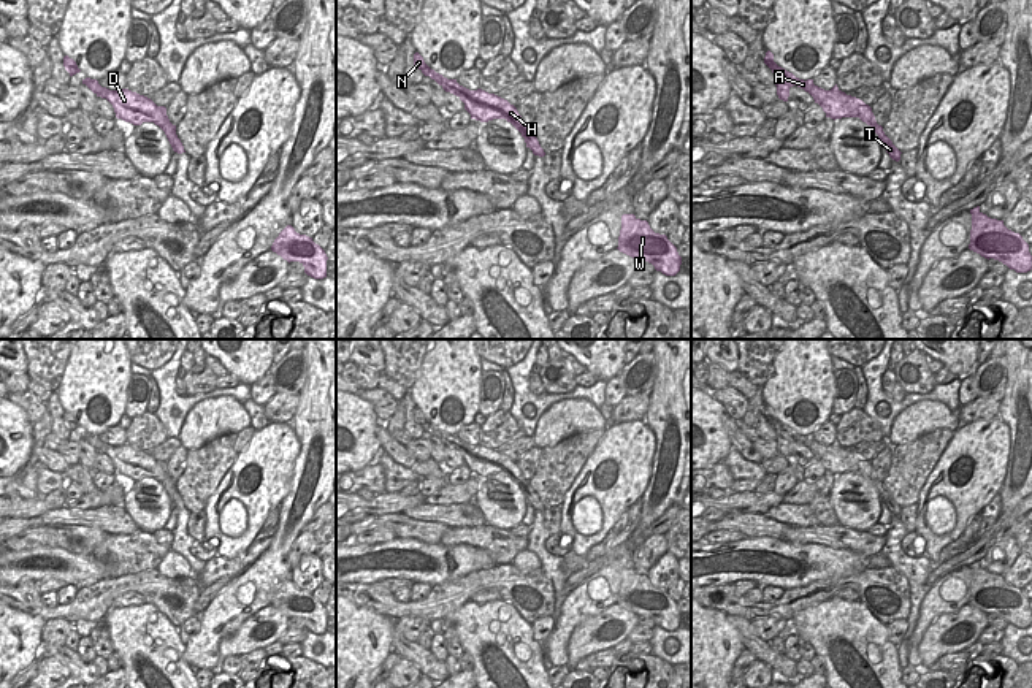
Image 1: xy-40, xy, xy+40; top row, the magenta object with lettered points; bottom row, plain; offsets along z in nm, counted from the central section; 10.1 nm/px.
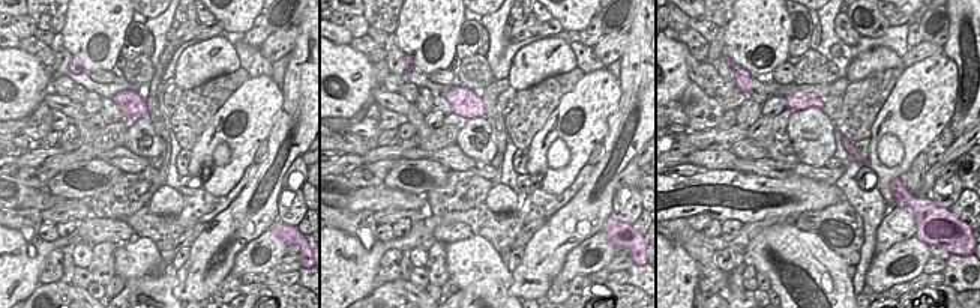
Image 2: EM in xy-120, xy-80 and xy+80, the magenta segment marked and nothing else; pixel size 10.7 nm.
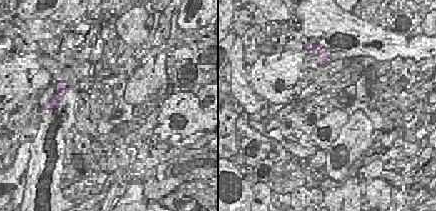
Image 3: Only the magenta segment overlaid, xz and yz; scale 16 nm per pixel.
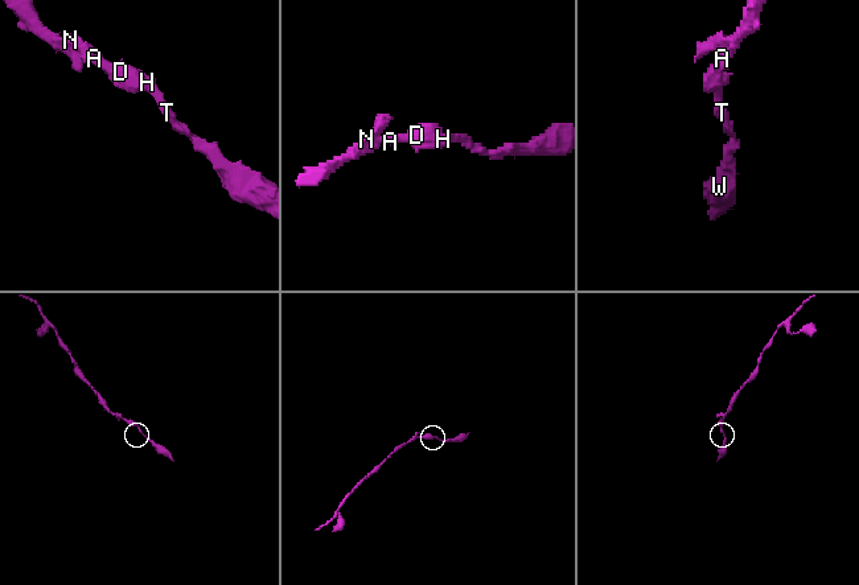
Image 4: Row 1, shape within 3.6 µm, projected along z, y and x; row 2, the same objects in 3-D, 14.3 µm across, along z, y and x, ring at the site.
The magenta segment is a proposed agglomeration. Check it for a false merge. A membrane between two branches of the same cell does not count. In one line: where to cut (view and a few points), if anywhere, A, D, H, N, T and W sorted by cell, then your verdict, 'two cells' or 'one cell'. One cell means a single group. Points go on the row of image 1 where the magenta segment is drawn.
no cut; A D H N T W; one cell

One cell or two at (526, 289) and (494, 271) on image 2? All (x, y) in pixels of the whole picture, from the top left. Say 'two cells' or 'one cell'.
two cells

